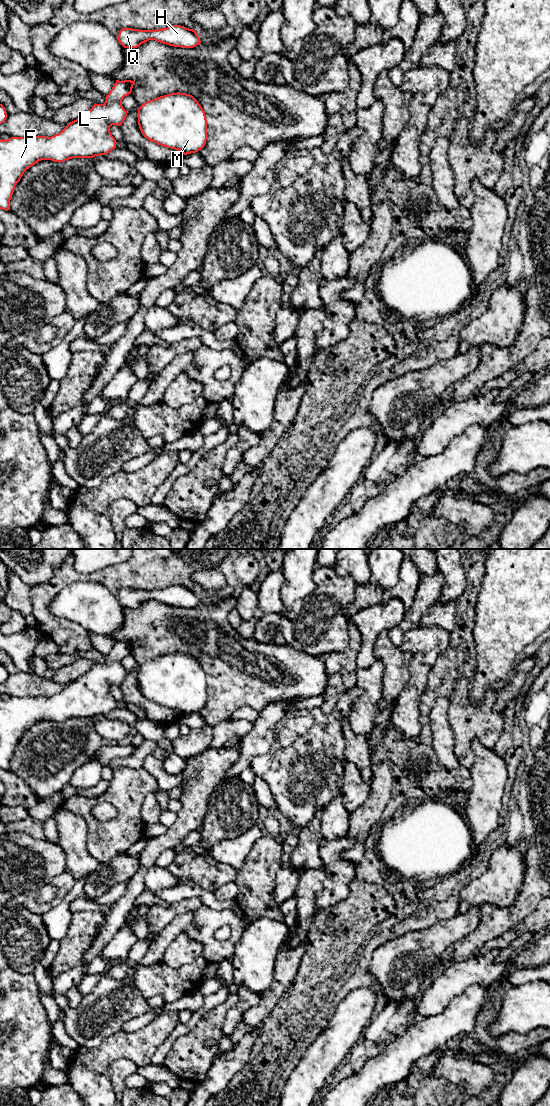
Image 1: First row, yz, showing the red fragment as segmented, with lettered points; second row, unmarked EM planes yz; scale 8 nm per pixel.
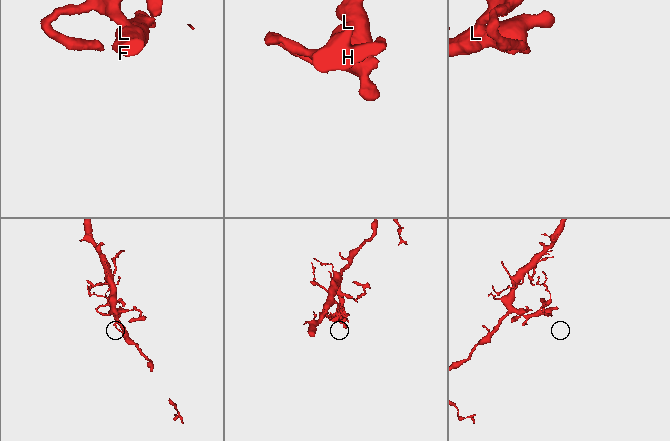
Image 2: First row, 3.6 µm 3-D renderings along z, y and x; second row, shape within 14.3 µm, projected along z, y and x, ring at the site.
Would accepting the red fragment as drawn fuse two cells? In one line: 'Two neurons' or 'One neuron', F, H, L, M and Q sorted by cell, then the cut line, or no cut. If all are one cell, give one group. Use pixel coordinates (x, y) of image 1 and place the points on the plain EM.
One neuron. Groups: F H L M Q. No split

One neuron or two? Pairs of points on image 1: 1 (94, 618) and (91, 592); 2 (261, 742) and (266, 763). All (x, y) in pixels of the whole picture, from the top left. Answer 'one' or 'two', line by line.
1: one
2: two

